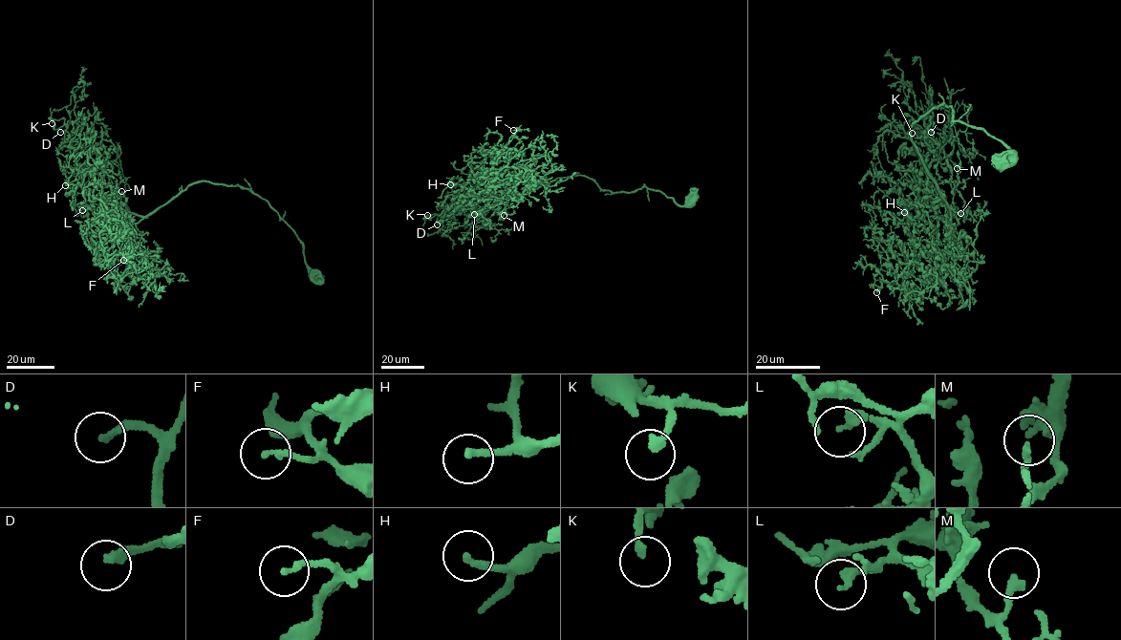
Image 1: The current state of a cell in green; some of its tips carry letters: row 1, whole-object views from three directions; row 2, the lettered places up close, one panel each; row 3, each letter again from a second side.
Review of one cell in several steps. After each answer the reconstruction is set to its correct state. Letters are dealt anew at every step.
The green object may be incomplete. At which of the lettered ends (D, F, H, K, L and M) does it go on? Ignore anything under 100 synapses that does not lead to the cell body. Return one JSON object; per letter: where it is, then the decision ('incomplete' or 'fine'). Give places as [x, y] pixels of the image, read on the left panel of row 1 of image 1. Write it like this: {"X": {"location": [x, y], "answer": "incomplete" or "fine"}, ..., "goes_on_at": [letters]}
{"D": {"location": [60, 132], "answer": "incomplete"}, "F": {"location": [123, 260], "answer": "fine"}, "H": {"location": [65, 185], "answer": "fine"}, "K": {"location": [52, 123], "answer": "fine"}, "L": {"location": [82, 210], "answer": "fine"}, "M": {"location": [121, 191], "answer": "fine"}, "goes_on_at": ["D"]}

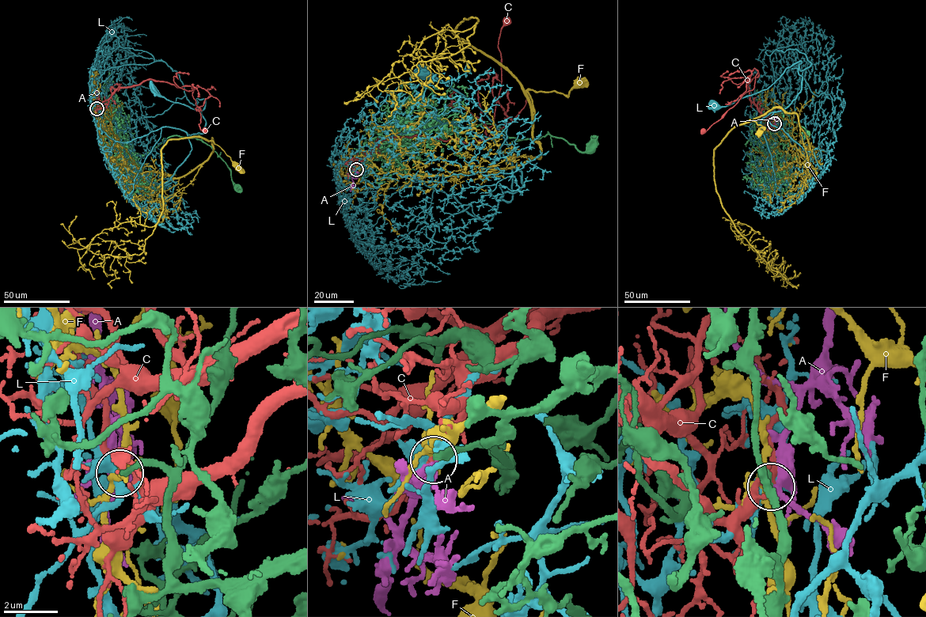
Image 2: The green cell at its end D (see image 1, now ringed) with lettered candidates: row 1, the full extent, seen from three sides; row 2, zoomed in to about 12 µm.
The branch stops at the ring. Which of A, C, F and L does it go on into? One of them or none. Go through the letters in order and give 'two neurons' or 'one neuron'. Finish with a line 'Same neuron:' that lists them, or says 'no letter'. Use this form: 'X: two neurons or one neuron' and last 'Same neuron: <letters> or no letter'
A: one neuron
C: two neurons
F: two neurons
L: two neurons
Same neuron: A

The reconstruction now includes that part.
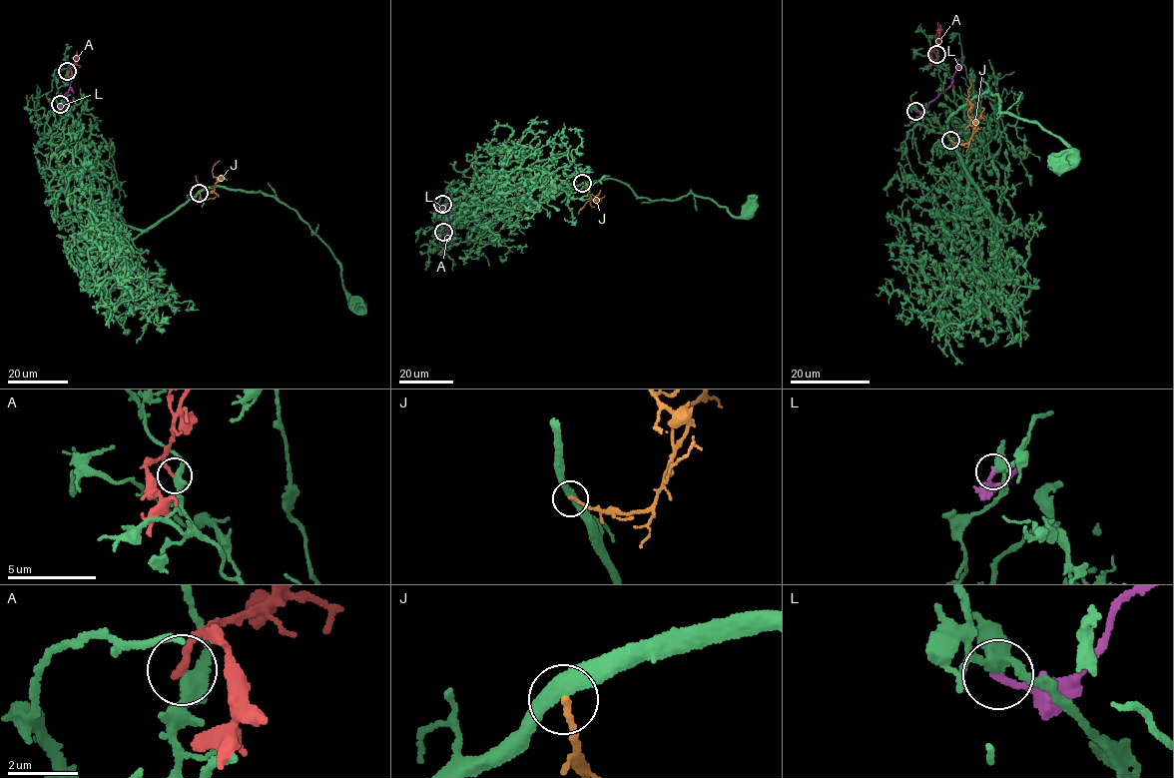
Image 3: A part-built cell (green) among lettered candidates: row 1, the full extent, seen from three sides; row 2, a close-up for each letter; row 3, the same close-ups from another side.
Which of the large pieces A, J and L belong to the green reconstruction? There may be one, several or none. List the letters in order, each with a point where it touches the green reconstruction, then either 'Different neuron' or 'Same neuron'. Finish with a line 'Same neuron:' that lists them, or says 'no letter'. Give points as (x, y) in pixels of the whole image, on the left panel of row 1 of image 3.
A: Touches green at (67, 71). Different neuron
J: Touches green at (199, 193). Different neuron
L: Touches green at (60, 104). Different neuron
Same neuron: no letter

